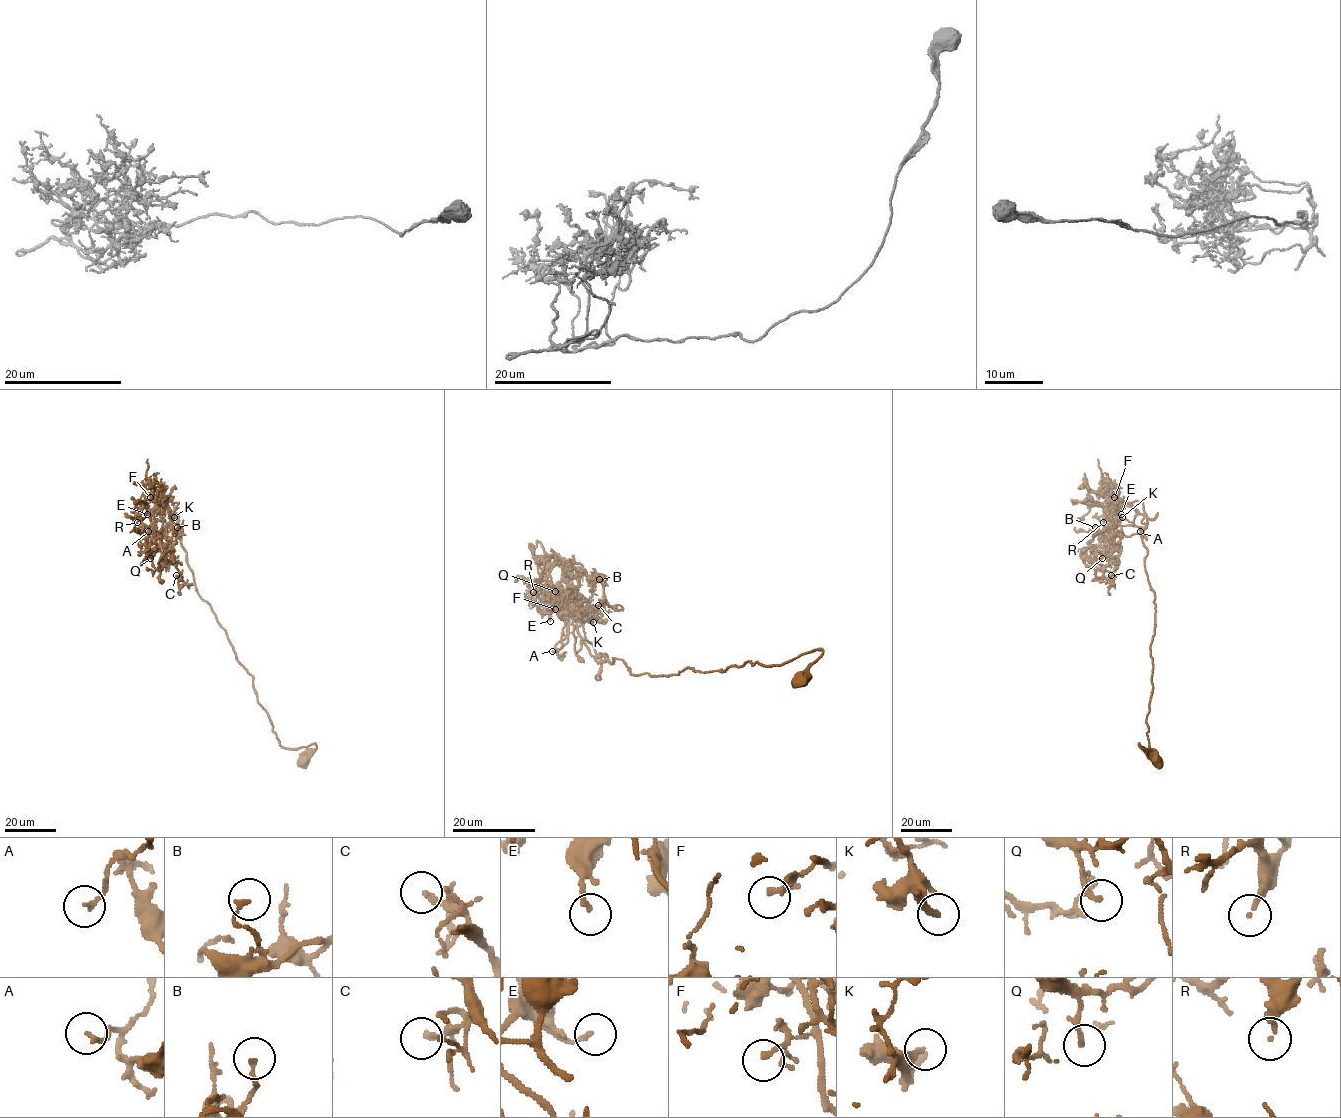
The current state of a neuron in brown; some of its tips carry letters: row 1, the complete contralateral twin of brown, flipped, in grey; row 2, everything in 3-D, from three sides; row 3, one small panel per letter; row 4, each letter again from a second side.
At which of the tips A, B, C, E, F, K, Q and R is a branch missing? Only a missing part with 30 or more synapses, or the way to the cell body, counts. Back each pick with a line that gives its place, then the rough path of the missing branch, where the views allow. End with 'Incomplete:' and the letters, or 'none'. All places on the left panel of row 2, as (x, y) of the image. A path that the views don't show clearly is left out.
C: place (176, 575); course (176, 575), (174, 590)
Incomplete: C

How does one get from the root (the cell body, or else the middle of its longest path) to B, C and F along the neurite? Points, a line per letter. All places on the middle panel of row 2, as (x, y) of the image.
B: (802, 676), (821, 650), (782, 664), (668, 676), (603, 661), (583, 627), (599, 579)
C: (802, 676), (821, 650), (775, 665), (633, 675), (585, 638), (573, 600), (580, 574), (605, 580), (598, 605)
F: (802, 676), (821, 650), (775, 665), (633, 675), (620, 659), (599, 663), (576, 618), (555, 609)

